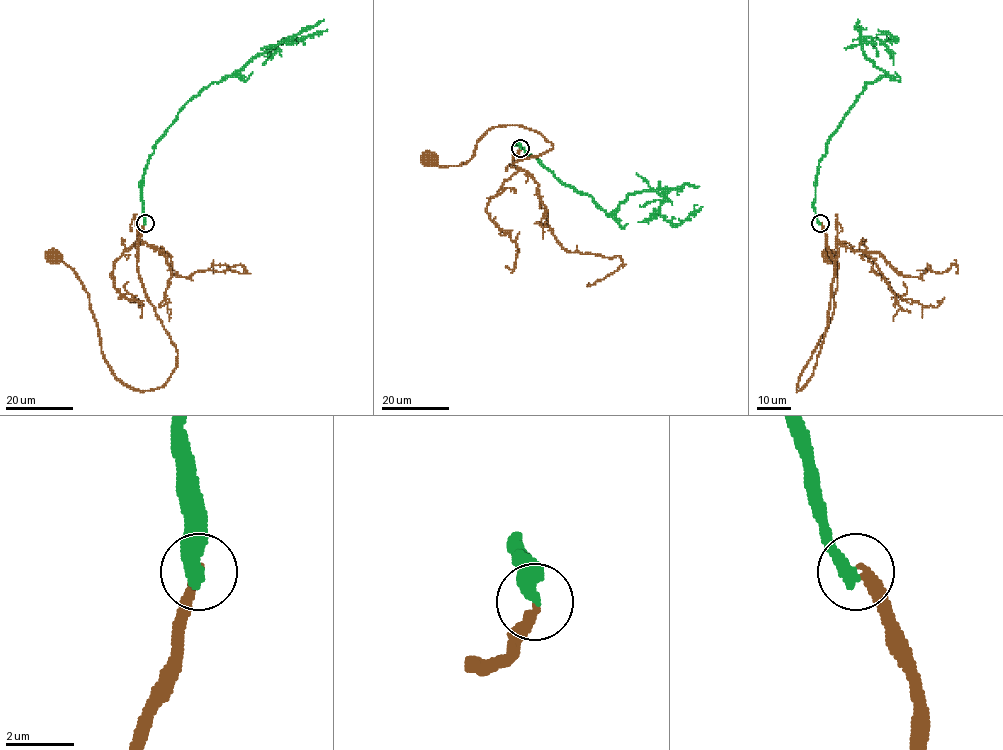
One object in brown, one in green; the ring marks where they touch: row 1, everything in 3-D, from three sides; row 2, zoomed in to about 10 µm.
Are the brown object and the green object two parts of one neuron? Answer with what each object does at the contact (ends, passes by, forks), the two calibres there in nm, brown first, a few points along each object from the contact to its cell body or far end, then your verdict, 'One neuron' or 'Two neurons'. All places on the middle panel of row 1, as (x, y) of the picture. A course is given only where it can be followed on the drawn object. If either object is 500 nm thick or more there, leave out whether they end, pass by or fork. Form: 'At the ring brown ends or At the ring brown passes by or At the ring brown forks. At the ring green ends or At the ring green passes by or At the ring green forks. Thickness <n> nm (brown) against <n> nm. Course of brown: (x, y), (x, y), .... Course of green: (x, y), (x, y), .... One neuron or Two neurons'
At the ring brown ends. At the ring green ends. Thickness 240 nm (brown) against 400 nm. Course of brown: (520, 148), (513, 163), (553, 145), (539, 132), (499, 125), (477, 141), (466, 163), (440, 166), (429, 158). Course of green: (520, 148), (518, 141), (608, 214), (630, 193), (657, 190), (664, 195), (659, 213), (674, 224), (702, 207). Two neurons

